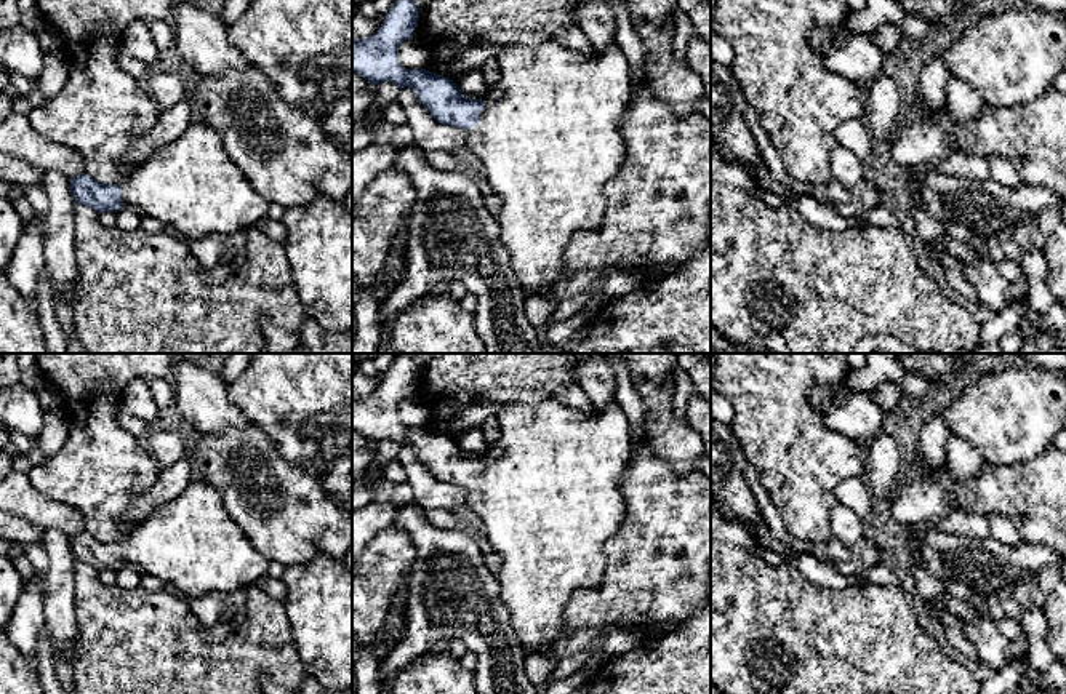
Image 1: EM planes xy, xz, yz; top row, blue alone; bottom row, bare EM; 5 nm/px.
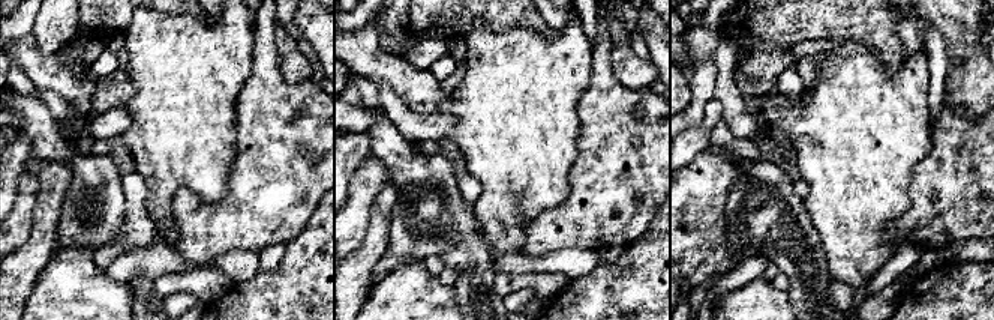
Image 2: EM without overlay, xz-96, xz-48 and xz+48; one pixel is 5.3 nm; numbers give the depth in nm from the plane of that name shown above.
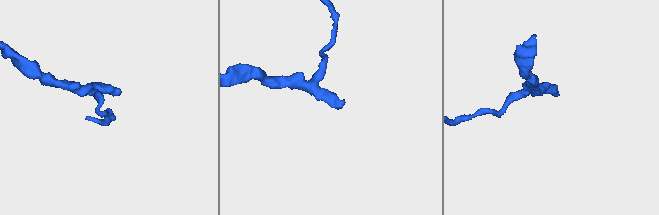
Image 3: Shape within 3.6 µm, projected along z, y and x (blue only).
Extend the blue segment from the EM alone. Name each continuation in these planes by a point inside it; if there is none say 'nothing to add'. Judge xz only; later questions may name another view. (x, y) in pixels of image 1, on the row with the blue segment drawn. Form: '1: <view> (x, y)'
1: xz (549, 138)

